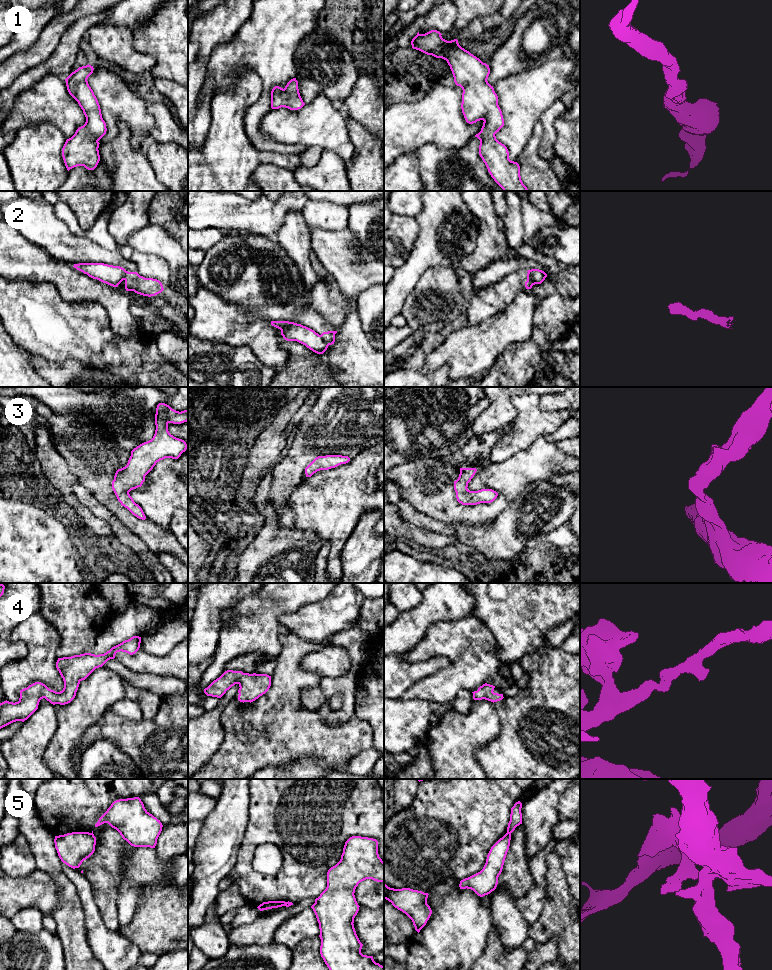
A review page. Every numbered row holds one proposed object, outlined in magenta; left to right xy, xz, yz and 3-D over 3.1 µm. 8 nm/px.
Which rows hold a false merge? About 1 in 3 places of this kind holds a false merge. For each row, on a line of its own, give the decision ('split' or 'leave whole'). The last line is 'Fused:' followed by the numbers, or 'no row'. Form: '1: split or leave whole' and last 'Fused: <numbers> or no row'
1: leave whole
2: split
3: leave whole
4: leave whole
5: split
Fused: 2, 5

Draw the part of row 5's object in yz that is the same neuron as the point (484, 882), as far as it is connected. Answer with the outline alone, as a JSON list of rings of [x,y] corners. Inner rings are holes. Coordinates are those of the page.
[[[506,833],[490,849],[483,869],[460,881],[460,889],[471,889],[483,897],[494,891],[498,877],[502,872],[504,861],[509,850],[511,834]]]

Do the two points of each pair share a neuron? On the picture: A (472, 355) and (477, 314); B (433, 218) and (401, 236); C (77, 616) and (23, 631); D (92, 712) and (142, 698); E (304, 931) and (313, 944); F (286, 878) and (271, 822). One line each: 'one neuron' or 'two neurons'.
A: two neurons
B: two neurons
C: two neurons
D: two neurons
E: two neurons
F: one neuron

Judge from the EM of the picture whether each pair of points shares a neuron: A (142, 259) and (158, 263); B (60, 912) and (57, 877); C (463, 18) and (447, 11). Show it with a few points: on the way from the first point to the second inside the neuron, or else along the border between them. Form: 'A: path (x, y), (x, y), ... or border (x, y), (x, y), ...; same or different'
A: path (146, 263), (154, 263); same
B: path (64, 903), (64, 886); same
C: border (457, 10), (453, 31); different

